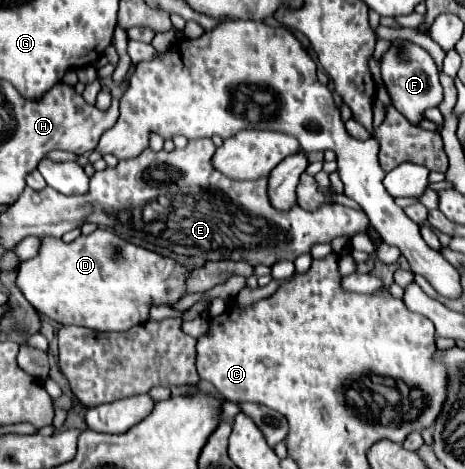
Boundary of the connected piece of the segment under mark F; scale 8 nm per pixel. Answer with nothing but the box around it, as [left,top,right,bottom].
[381,39,443,125]

